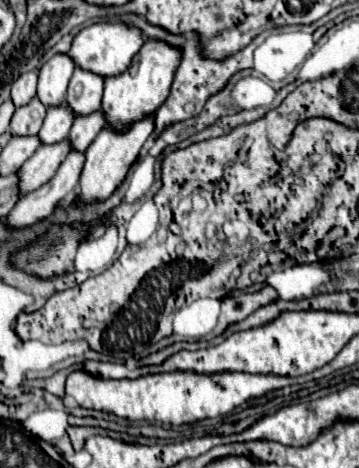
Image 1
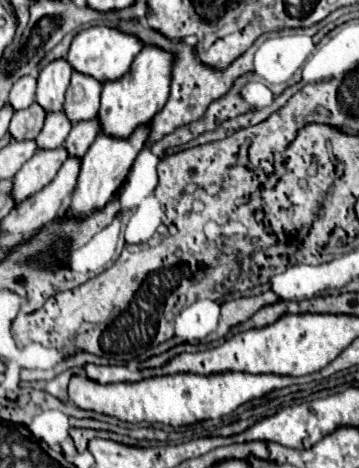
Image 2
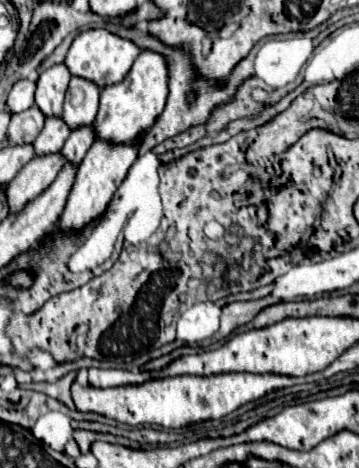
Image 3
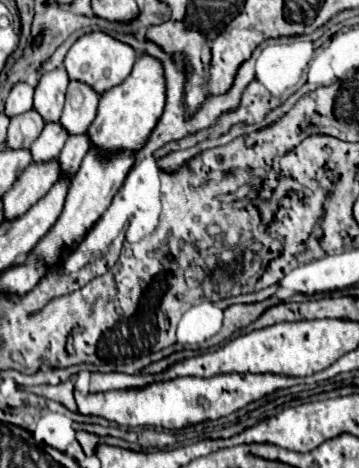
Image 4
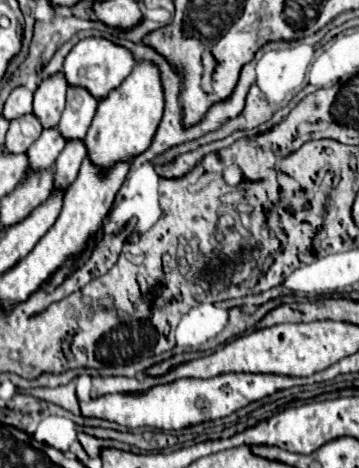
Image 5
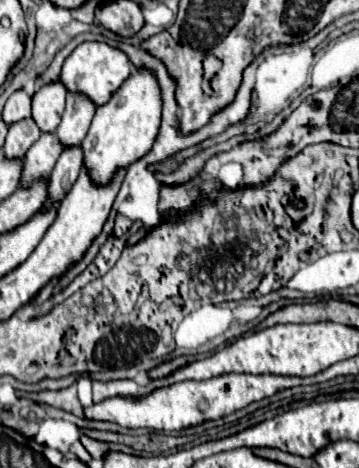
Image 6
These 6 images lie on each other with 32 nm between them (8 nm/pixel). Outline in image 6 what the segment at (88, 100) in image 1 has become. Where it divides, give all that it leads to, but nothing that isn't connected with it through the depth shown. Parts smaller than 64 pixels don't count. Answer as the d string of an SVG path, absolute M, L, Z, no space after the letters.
M80 96L66 98L64 116L62 116L60 126L56 128L58 140L64 150L82 144L84 136L88 134L94 112L96 112L96 108L92 108L92 104L88 104L88 100L80 100Z

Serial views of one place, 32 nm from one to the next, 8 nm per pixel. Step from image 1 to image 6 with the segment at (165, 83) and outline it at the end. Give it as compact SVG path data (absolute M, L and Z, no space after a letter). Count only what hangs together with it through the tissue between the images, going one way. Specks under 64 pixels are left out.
M136 68L120 86L120 92L104 108L96 108L88 136L82 142L84 166L96 186L110 184L118 170L128 168L150 152L160 128L160 108L162 100L156 78L150 72L136 72Z

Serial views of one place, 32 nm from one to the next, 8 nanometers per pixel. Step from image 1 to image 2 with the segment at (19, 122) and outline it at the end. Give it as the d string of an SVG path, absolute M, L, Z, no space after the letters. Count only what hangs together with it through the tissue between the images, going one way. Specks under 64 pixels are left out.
M36 102L26 110L14 112L8 128L12 140L34 140L42 130L44 118L46 118L46 112Z

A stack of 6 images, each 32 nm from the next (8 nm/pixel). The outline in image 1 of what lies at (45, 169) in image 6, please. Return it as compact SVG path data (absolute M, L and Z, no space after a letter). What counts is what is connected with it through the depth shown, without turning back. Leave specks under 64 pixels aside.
M64 104L60 108L48 108L46 118L44 118L44 126L38 132L38 138L42 144L56 144L62 142L72 126L72 116L68 116L68 108L64 108Z

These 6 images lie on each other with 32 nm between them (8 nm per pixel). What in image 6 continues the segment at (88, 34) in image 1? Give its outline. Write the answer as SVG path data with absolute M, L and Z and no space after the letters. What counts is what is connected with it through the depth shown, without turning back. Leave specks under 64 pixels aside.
M84 42L66 58L60 82L68 92L78 92L86 96L90 102L94 102L94 106L104 106L130 74L132 64L128 64L128 56L124 56L124 52L110 48L104 42Z

